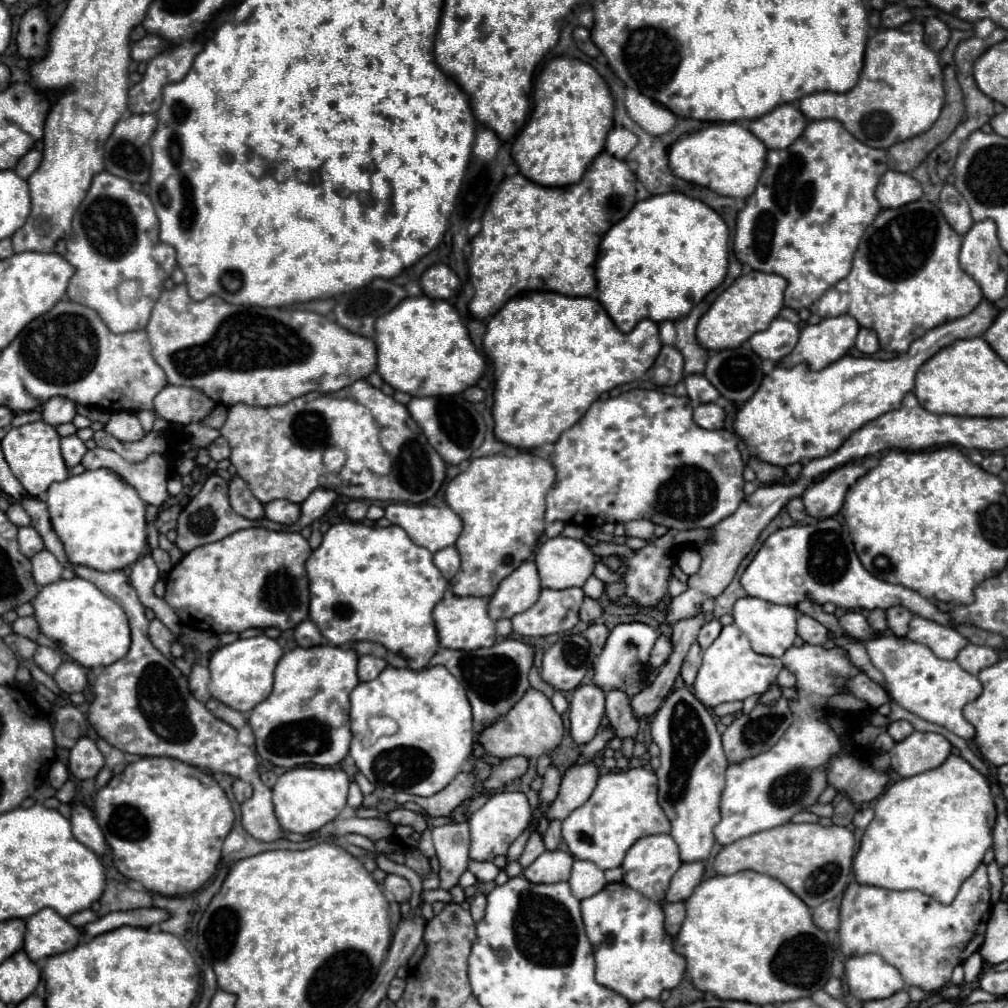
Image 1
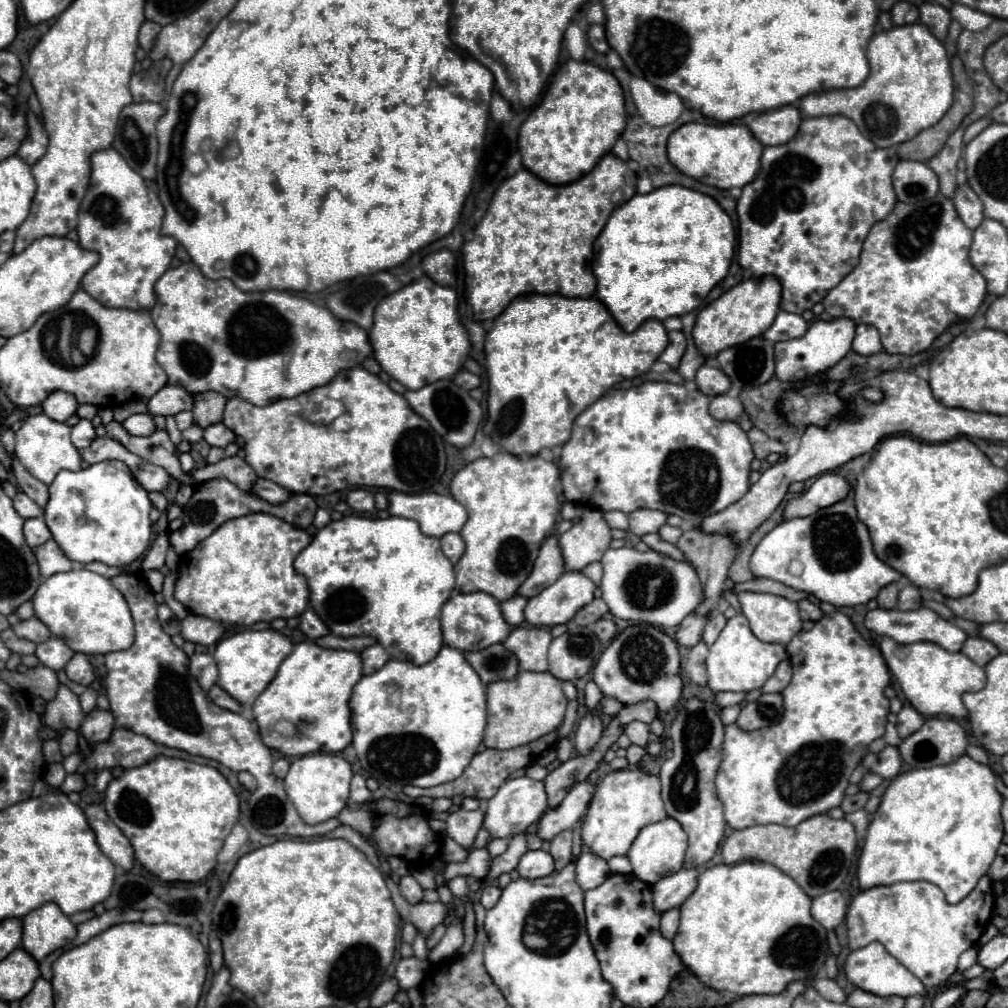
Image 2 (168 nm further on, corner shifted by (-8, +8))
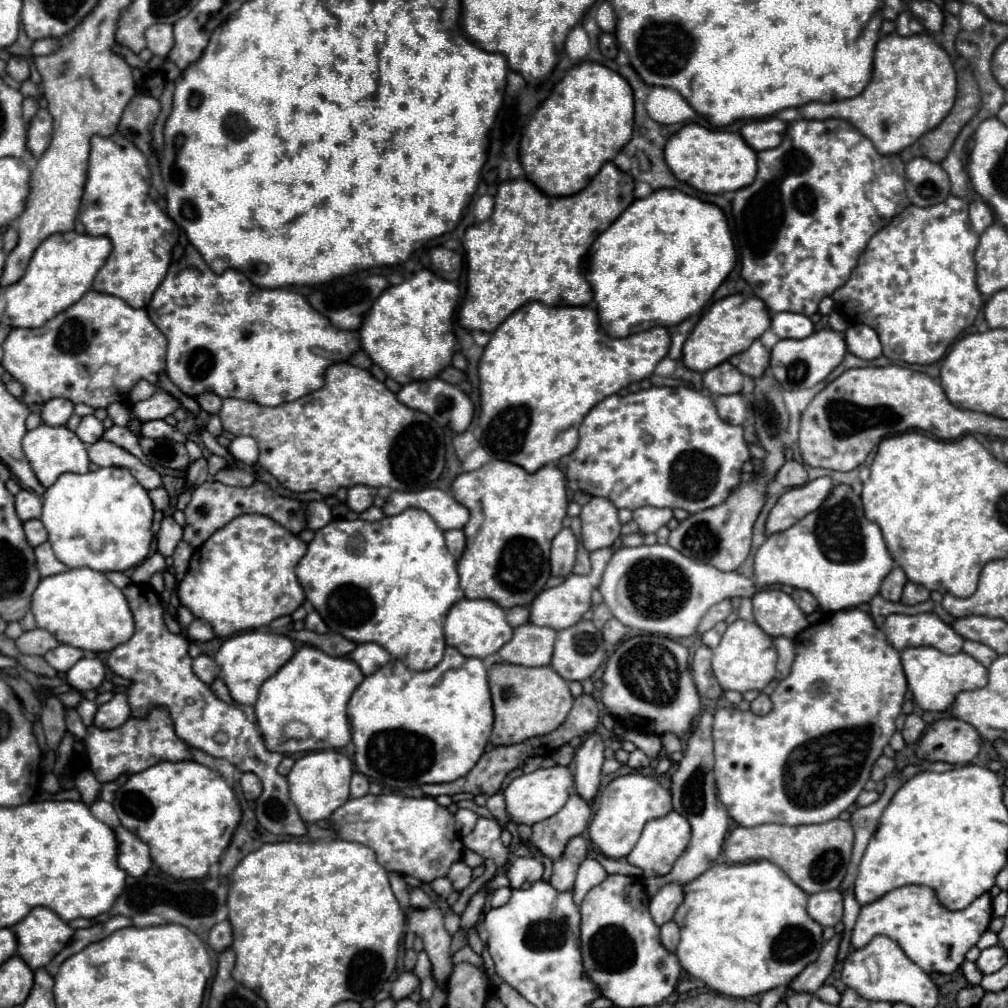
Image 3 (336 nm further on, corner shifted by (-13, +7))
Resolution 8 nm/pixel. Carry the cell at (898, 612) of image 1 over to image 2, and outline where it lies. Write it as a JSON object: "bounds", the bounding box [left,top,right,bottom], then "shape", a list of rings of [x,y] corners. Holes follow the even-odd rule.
{"bounds":[897,585,921,611],"shape":[[[905,585],[899,593],[899,601],[897,601],[897,609],[901,611],[911,611],[911,609],[919,609],[921,607],[921,595],[917,591],[915,585]]]}

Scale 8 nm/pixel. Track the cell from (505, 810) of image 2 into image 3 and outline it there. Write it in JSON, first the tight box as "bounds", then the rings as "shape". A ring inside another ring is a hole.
{"bounds":[504,766,574,826],"shape":[[[568,766],[540,768],[540,770],[534,770],[530,774],[522,774],[510,782],[510,786],[504,790],[506,810],[516,824],[532,826],[540,820],[554,816],[566,804],[572,788],[574,788],[574,774]]]}

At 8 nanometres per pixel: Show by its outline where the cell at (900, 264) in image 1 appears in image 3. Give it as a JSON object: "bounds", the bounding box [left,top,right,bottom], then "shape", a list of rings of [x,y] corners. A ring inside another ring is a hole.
{"bounds":[832,196,982,364],"shape":[[[948,196],[944,204],[936,204],[932,208],[908,206],[904,212],[894,216],[888,226],[872,236],[850,280],[832,294],[836,312],[840,312],[852,324],[868,324],[874,328],[882,342],[884,356],[890,360],[934,364],[946,354],[950,344],[968,326],[972,326],[978,310],[982,308],[982,296],[976,286],[976,248],[978,234],[972,232],[968,204],[962,198]]]}

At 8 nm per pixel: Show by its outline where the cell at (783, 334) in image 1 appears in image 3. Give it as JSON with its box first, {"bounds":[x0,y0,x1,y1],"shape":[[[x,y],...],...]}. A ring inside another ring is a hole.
{"bounds":[772,312,814,338],"shape":[[[780,312],[772,318],[772,332],[780,338],[806,338],[814,332],[814,324],[804,314]]]}

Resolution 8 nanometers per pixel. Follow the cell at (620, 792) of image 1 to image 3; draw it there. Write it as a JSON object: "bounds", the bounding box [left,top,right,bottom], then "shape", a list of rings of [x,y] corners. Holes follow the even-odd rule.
{"bounds":[590,774,672,858],"shape":[[[626,774],[614,778],[598,796],[598,810],[590,822],[590,840],[608,858],[624,858],[638,842],[648,820],[660,818],[672,810],[672,796],[654,778],[642,774]]]}

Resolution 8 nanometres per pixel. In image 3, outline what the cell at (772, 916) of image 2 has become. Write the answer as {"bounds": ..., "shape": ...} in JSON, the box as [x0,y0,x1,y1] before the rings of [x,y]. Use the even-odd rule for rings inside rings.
{"bounds":[674,860,824,998],"shape":[[[768,860],[748,864],[714,864],[682,890],[684,902],[674,914],[674,922],[680,928],[680,942],[676,948],[678,962],[692,978],[702,980],[716,992],[734,998],[750,998],[772,988],[784,988],[820,954],[824,944],[822,926],[806,912],[808,896]]]}

